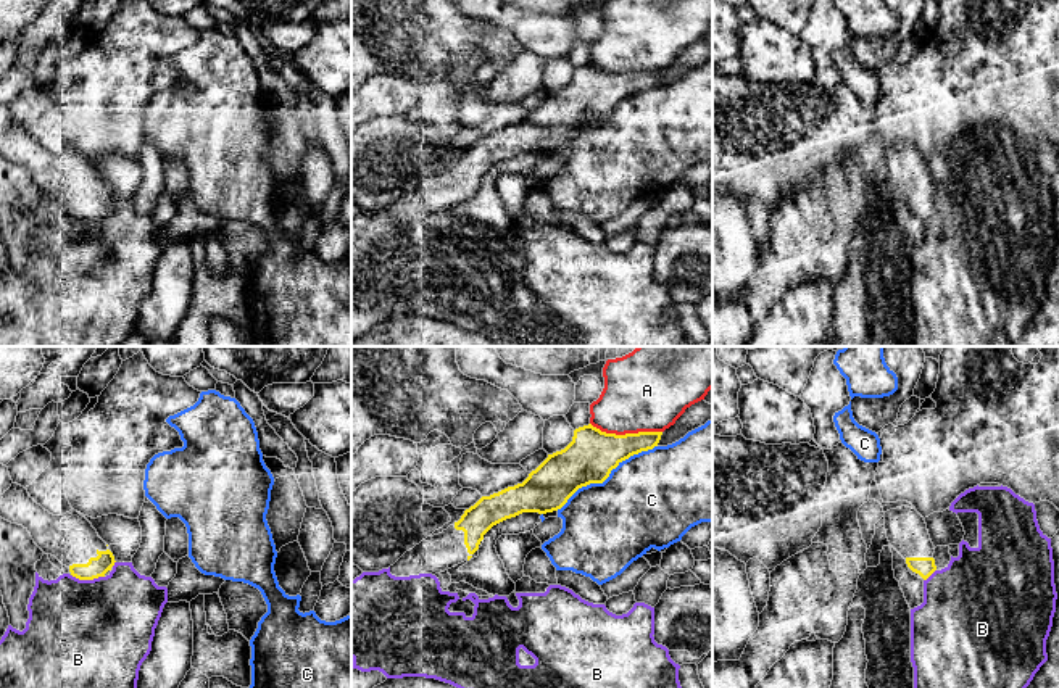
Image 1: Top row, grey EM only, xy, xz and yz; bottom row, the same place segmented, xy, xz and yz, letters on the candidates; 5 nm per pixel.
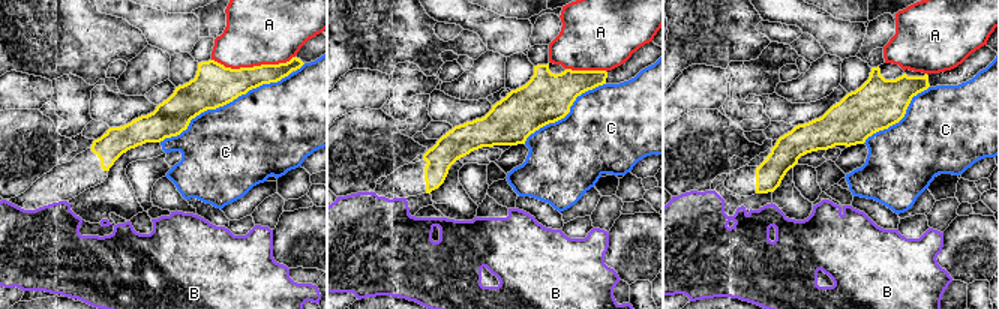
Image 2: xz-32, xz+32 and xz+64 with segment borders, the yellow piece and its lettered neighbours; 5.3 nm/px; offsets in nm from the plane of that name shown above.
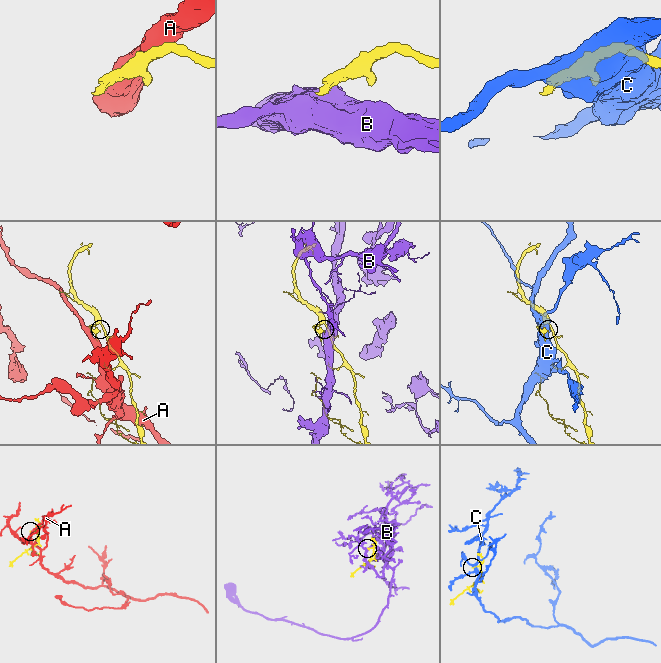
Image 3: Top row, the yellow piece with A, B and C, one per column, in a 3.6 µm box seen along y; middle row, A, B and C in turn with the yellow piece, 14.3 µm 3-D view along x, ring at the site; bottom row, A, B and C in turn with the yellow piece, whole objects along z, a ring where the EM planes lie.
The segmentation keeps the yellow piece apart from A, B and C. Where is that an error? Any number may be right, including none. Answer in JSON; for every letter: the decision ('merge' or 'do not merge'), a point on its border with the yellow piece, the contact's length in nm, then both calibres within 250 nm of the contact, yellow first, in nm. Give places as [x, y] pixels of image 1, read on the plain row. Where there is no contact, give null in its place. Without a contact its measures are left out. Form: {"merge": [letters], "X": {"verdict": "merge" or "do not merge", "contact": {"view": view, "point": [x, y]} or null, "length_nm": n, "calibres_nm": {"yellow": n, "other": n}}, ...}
{"merge": [], "A": {"verdict": "do not merge", "contact": {"view": "xz", "point": [626, 73]}, "length_nm": 360, "calibres_nm": {"yellow": 240, "other": 360}}, "B": {"verdict": "do not merge", "contact": {"view": "xy", "point": [87, 218]}, "length_nm": 170, "calibres_nm": {"yellow": 100, "other": 500}}, "C": {"verdict": "do not merge", "contact": {"view": "xz", "point": [606, 116]}, "length_nm": 600, "calibres_nm": {"yellow": 240, "other": 480}}}

